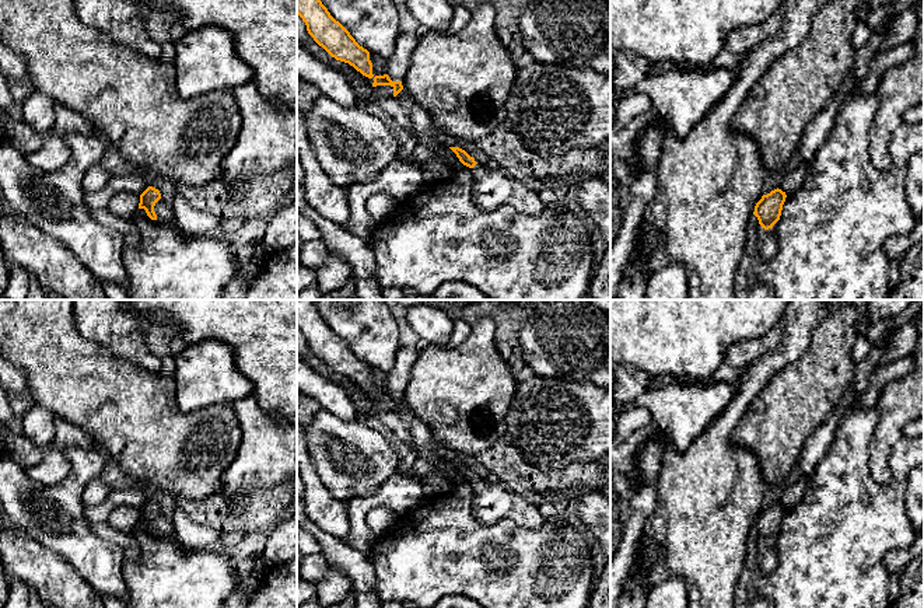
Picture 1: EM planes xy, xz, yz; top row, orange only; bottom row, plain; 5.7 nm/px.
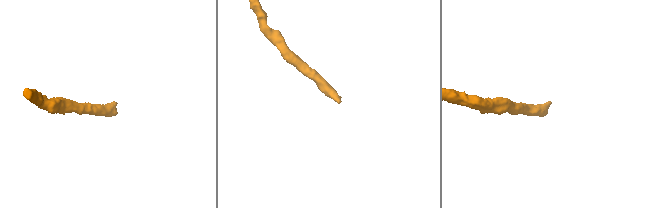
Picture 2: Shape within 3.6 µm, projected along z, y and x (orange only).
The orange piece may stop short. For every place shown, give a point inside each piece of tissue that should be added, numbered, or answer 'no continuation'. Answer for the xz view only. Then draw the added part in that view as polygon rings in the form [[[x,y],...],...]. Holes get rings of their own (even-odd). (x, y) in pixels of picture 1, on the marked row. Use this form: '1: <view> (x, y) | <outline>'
1: xz (492, 189) | [[[477,163],[472,174],[475,178],[472,198],[483,210],[510,205],[524,214],[536,216],[546,209],[539,186],[525,185],[501,168],[491,171]]]

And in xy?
1: xy (164, 210) | [[[162,198],[155,203],[154,212],[157,220],[161,223],[175,223],[175,213],[172,203],[167,203]]]

